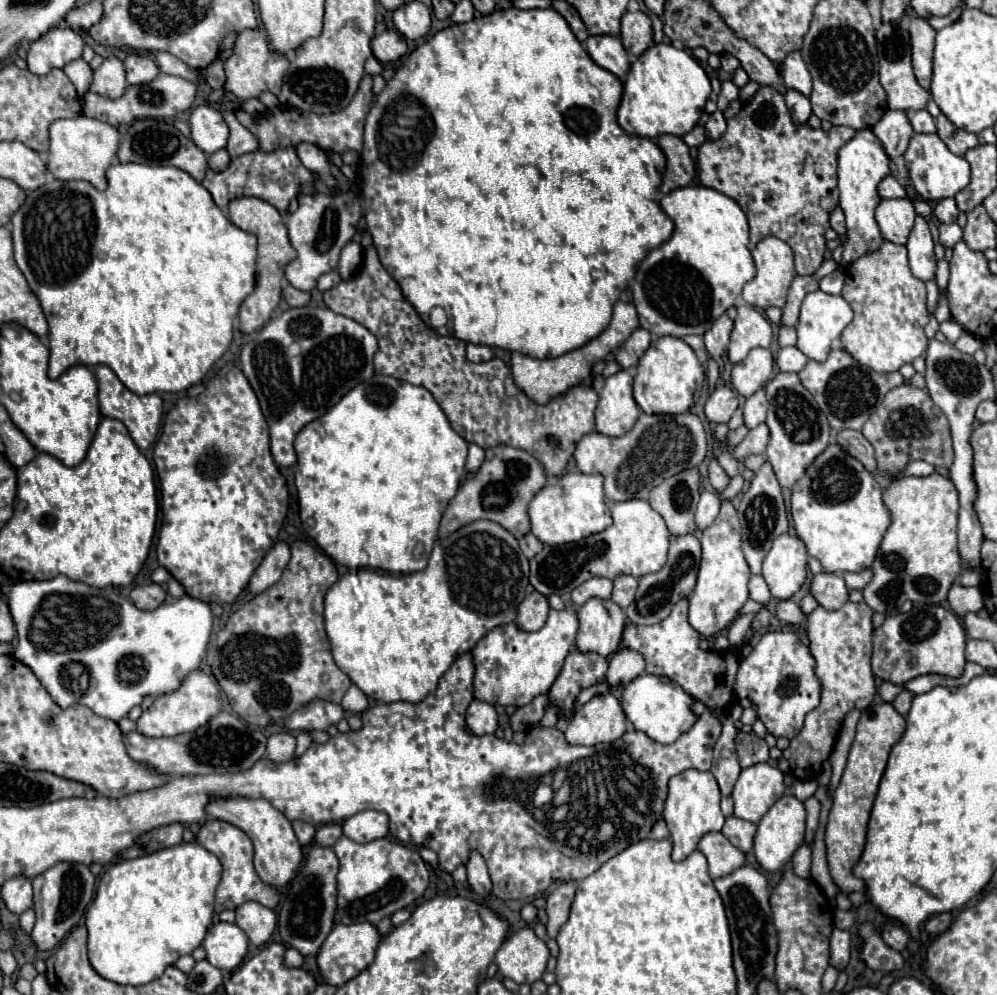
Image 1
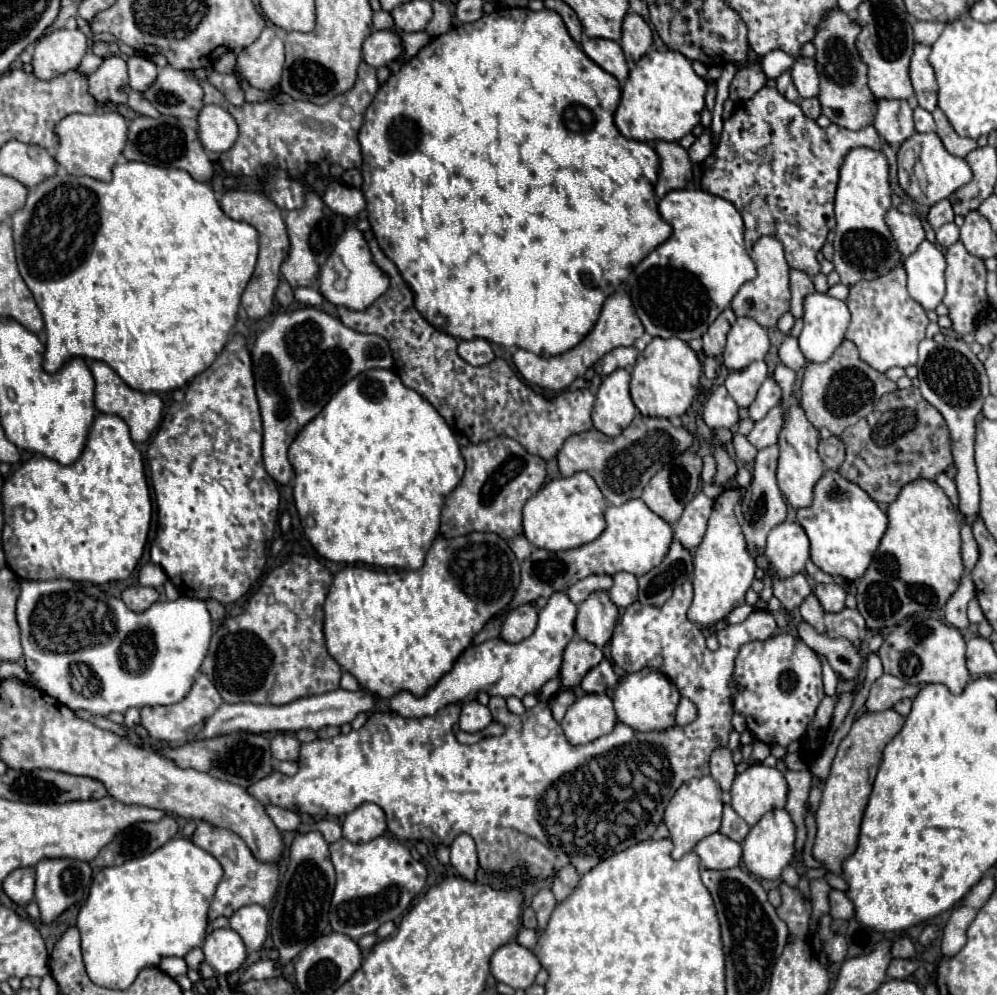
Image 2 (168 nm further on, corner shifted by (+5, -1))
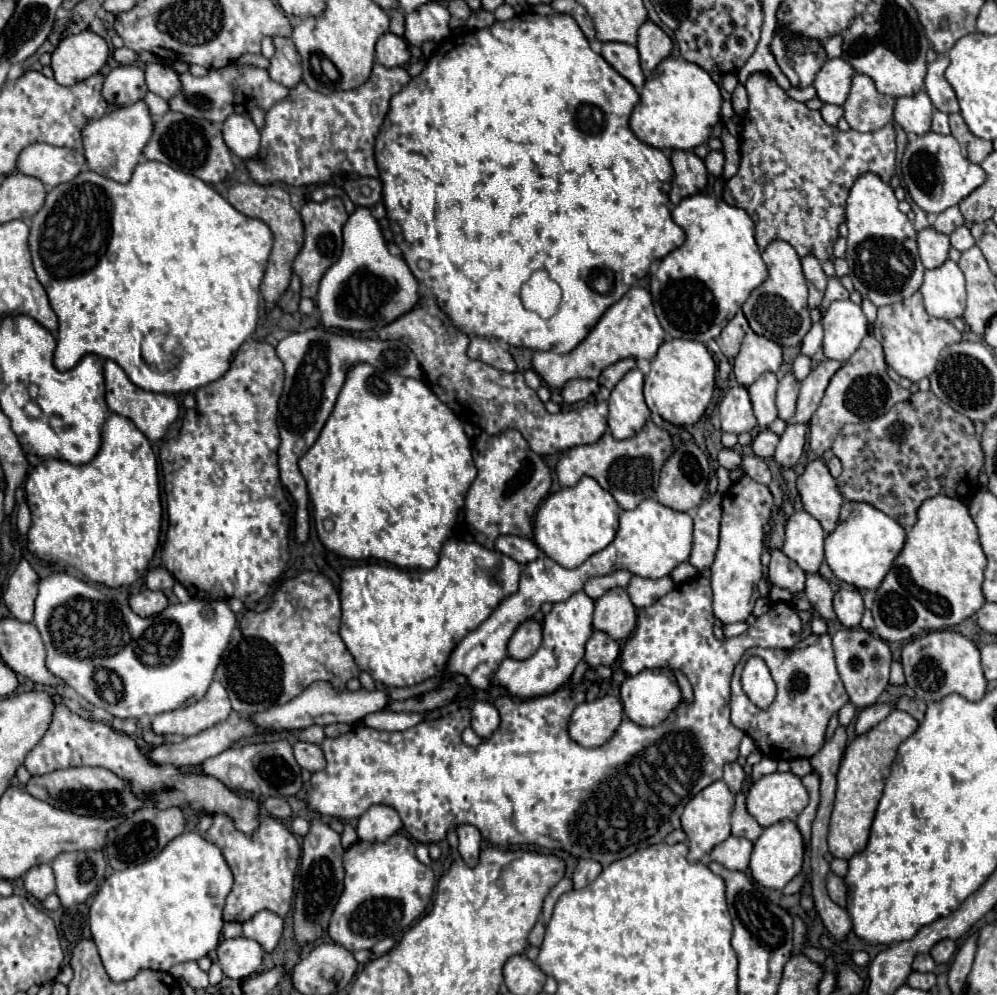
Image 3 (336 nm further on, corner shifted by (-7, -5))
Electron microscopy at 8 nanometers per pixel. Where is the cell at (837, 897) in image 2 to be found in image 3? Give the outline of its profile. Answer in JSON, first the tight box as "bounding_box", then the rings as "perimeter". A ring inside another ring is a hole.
{"bounding_box":[826,872,848,908],"perimeter":[[[830,872],[830,874],[828,874],[828,880],[826,880],[826,888],[828,888],[828,894],[830,894],[832,902],[836,902],[840,908],[846,908],[846,902],[848,902],[848,890],[846,890],[844,880]]]}

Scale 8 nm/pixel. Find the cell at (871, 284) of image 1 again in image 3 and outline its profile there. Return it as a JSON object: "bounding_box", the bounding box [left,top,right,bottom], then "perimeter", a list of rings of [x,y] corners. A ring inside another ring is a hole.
{"bounding_box":[872,292,962,382],"perimeter":[[[914,292],[914,296],[900,300],[898,304],[878,308],[878,318],[874,322],[872,334],[882,342],[888,368],[896,370],[900,376],[912,382],[928,378],[934,372],[940,350],[948,344],[962,340],[962,334],[948,320],[930,316],[924,310],[920,292]]]}

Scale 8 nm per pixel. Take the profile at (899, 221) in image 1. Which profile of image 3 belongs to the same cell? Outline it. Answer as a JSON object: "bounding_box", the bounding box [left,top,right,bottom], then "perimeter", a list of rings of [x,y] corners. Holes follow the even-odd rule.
{"bounding_box":[916,226,950,268],"perimeter":[[[932,226],[920,230],[916,242],[924,268],[938,268],[948,258],[950,240],[946,234],[936,232]]]}

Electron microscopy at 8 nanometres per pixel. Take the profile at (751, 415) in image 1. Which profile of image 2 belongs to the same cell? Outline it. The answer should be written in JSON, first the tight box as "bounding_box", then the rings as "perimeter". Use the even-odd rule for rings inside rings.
{"bounding_box":[748,376,782,422],"perimeter":[[[768,376],[768,378],[764,380],[764,384],[760,386],[754,404],[748,408],[750,418],[752,418],[754,422],[762,420],[762,418],[768,414],[768,410],[774,408],[774,404],[780,402],[780,398],[782,398],[782,390],[780,390],[778,382],[776,382],[772,376]]]}

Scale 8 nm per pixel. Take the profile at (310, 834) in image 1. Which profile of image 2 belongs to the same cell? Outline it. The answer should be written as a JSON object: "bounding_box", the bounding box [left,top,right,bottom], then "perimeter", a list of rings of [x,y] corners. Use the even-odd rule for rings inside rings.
{"bounding_box":[266,804,300,830],"perimeter":[[[268,804],[266,806],[266,814],[272,818],[272,822],[276,824],[278,830],[296,830],[298,824],[300,824],[300,816],[294,814],[292,810],[286,810],[286,808],[280,808],[280,806],[274,806],[274,804]]]}

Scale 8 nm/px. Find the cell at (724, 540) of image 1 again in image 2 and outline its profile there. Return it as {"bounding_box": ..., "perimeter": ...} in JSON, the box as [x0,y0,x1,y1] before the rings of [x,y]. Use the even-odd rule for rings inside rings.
{"bounding_box":[688,488,756,626],"perimeter":[[[726,488],[714,500],[708,530],[694,552],[694,600],[688,616],[700,626],[714,626],[718,620],[726,618],[738,604],[744,602],[744,596],[754,580],[756,564],[746,548],[742,526],[734,516],[734,506],[742,502],[742,498],[742,488]]]}

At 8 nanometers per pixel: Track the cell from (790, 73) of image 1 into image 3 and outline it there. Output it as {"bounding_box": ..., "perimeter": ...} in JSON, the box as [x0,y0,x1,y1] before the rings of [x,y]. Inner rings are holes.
{"bounding_box":[814,58,854,106],"perimeter":[[[832,58],[828,60],[816,80],[814,80],[814,88],[816,88],[816,96],[824,102],[824,104],[838,104],[842,106],[848,90],[850,90],[850,78],[852,78],[854,70],[848,62],[844,62],[842,58]]]}

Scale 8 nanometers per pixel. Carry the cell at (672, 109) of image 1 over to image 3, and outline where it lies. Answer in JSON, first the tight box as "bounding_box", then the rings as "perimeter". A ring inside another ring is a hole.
{"bounding_box":[630,58,722,150],"perimeter":[[[666,58],[646,78],[640,102],[632,110],[630,128],[638,140],[660,150],[692,150],[704,144],[720,118],[722,94],[710,74],[686,60]]]}

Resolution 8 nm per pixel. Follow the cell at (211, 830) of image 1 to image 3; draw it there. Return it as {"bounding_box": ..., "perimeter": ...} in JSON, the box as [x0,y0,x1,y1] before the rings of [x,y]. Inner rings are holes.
{"bounding_box":[204,814,300,922],"perimeter":[[[216,814],[212,828],[204,834],[204,838],[222,850],[234,874],[234,888],[230,890],[224,906],[224,922],[246,922],[260,910],[270,910],[282,918],[288,914],[294,896],[294,876],[300,860],[300,844],[280,820],[264,816],[260,820],[260,828],[250,838],[238,832],[228,816]]]}

